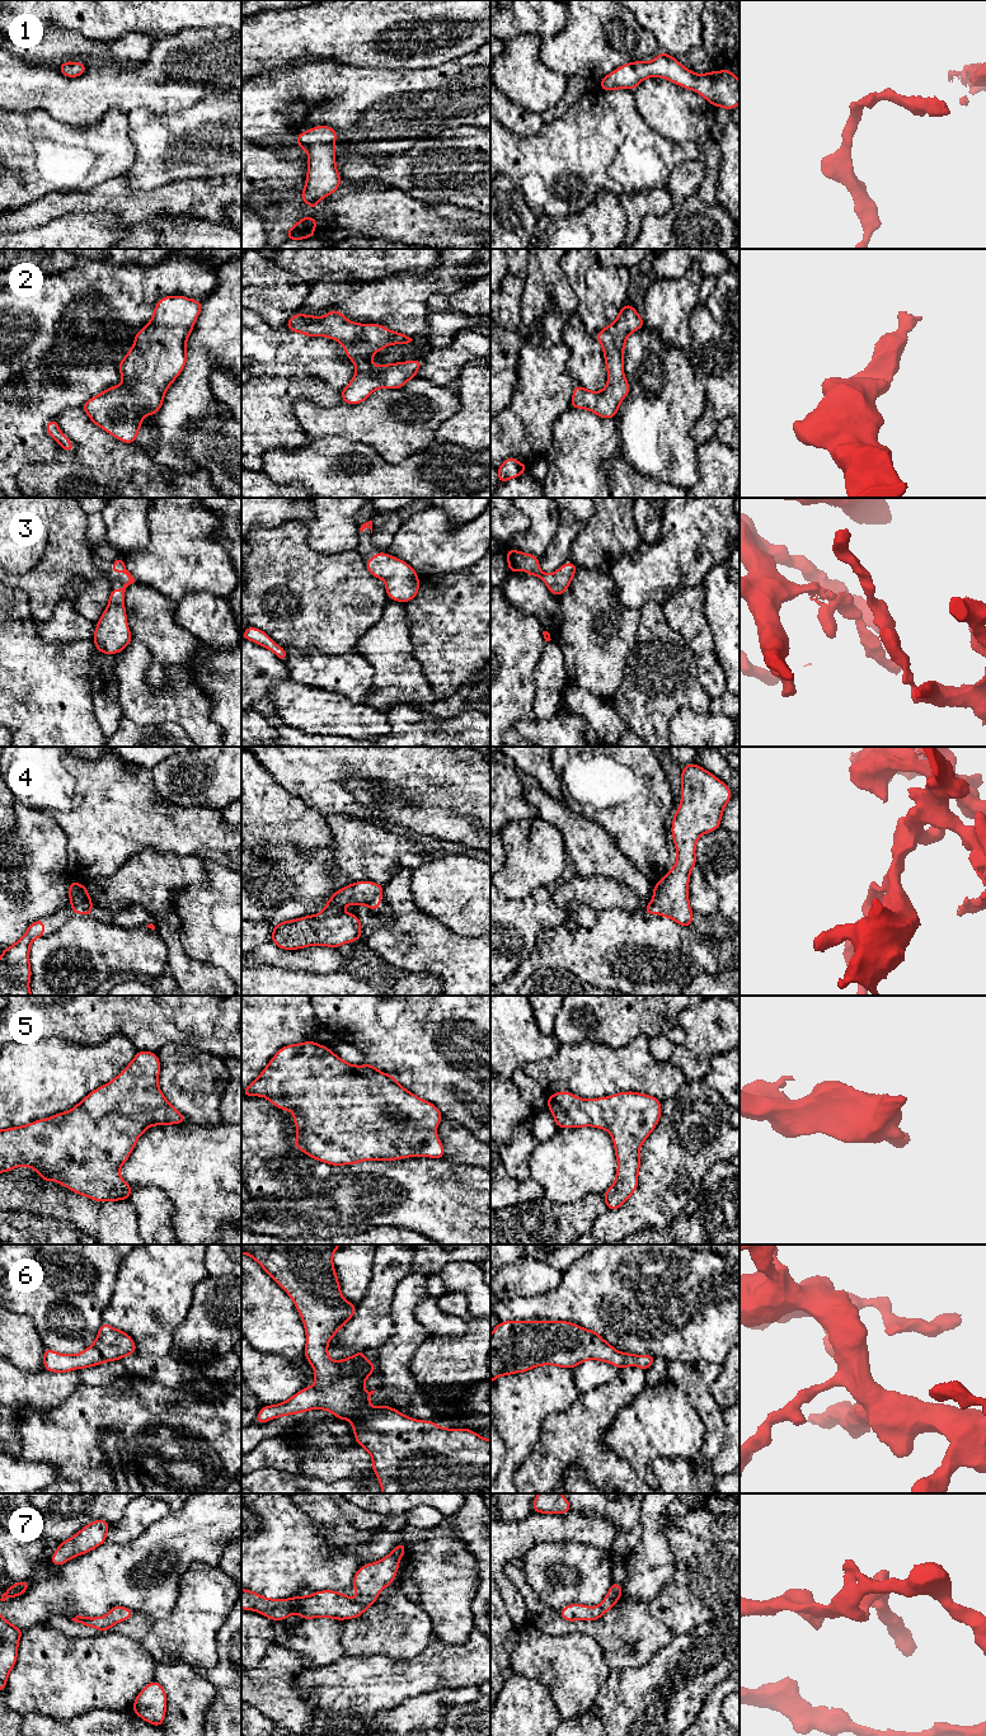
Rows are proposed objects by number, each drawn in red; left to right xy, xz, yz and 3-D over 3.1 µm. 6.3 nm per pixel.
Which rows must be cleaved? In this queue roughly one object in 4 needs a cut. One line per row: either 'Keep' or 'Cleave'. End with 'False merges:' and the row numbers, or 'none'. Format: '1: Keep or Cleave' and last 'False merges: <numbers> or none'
1: Keep
2: Keep
3: Keep
4: Keep
5: Keep
6: Keep
7: Keep
False merges: none

